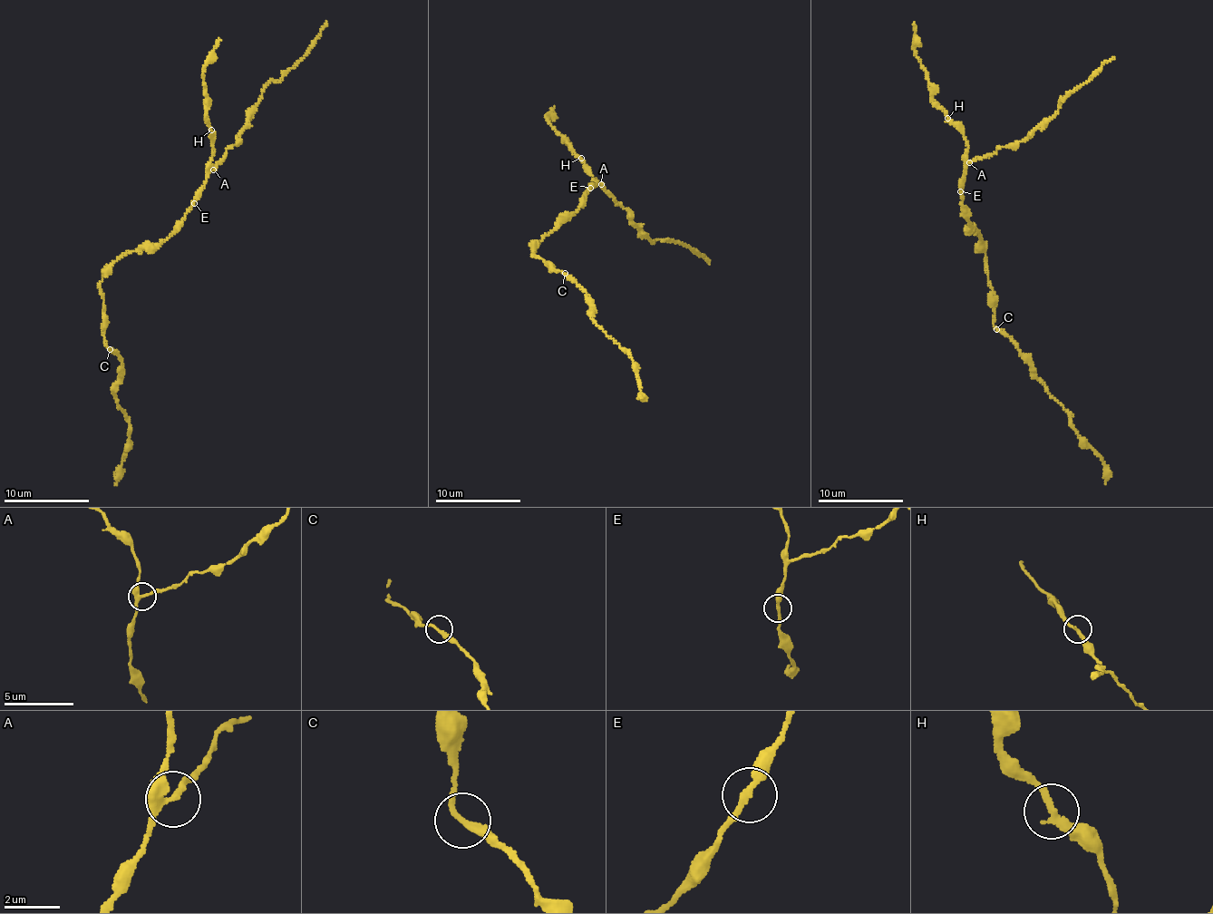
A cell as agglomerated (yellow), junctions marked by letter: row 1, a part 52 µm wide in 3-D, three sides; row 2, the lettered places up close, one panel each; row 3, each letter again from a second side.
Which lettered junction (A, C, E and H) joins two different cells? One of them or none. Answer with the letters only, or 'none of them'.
A

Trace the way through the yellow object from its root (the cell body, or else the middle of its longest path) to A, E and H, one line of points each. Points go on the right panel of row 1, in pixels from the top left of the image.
A: (974, 227), (967, 220), (962, 206), (963, 180), (968, 162)
E: (974, 227), (964, 215), (960, 191)
H: (974, 227), (967, 220), (962, 206), (968, 141), (964, 133), (947, 118)

